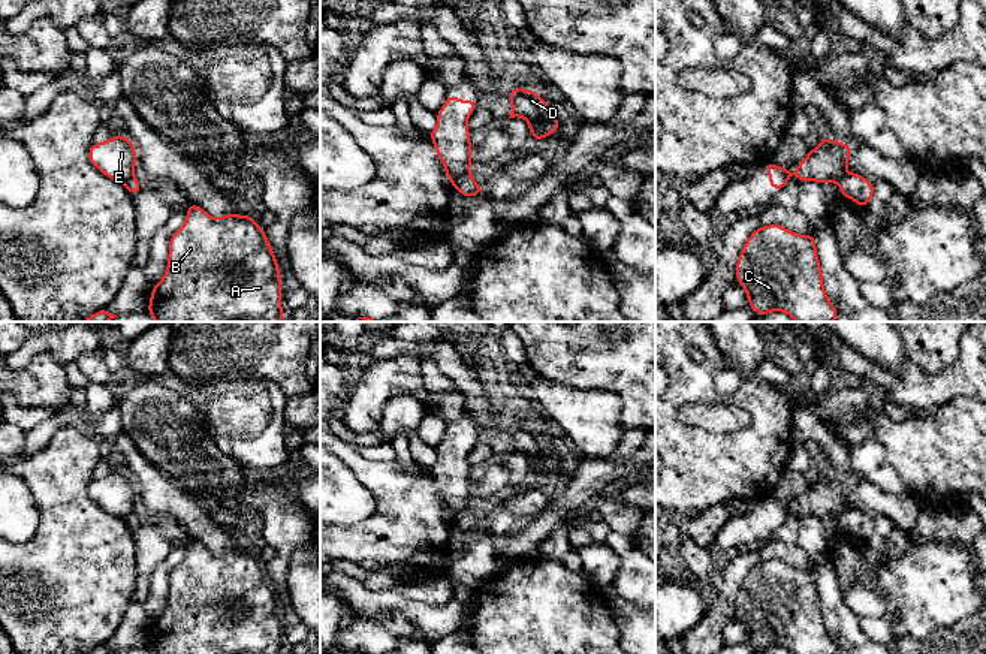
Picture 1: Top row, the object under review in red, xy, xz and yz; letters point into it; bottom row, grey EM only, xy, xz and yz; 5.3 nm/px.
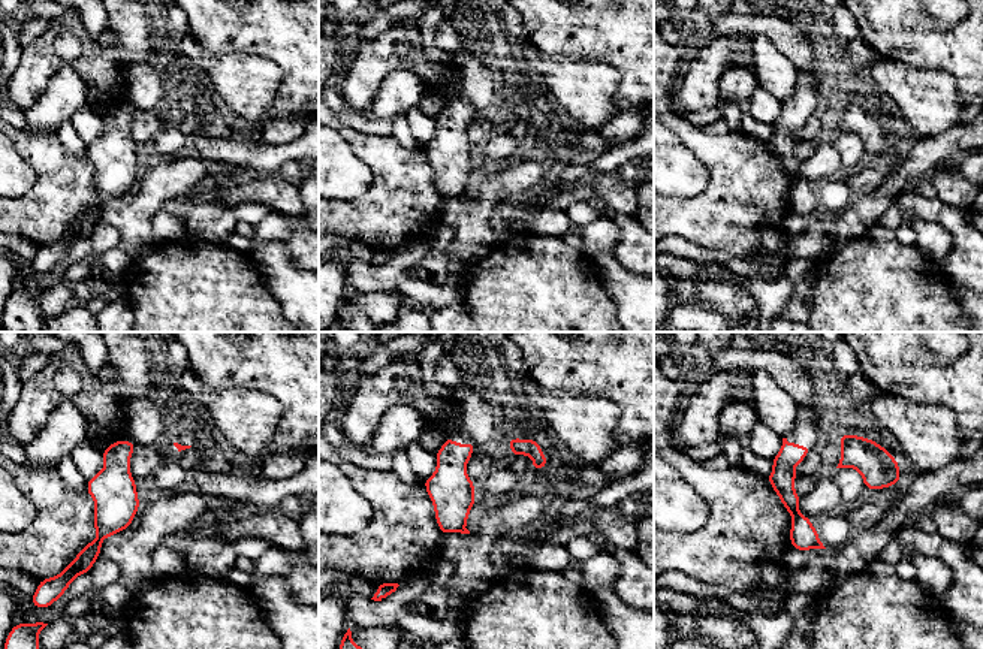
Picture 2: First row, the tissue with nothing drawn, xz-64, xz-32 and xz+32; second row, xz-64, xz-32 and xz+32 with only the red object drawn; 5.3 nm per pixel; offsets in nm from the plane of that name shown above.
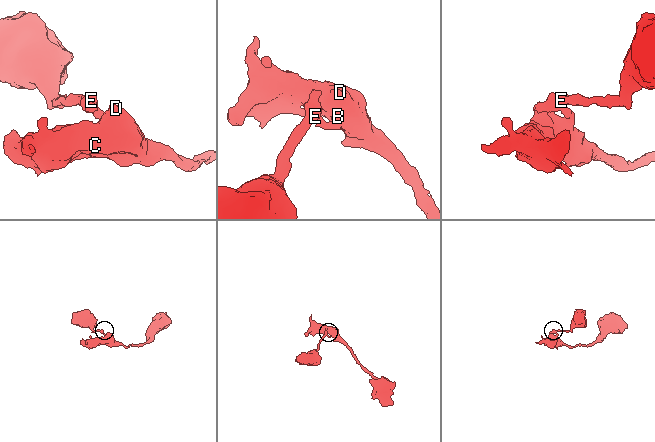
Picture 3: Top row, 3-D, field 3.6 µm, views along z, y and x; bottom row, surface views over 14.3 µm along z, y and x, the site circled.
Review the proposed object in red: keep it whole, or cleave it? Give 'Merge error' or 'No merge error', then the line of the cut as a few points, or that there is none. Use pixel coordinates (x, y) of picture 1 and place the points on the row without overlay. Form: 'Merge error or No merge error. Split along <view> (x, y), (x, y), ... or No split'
Merge error. Split along xz (469, 506), (455, 521)

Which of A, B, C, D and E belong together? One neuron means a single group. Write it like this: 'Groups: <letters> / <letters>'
Groups: A B C D / E

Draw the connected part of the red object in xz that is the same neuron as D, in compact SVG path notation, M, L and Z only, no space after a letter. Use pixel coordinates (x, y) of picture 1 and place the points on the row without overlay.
M509 425L512 447L509 453L524 453L530 461L531 473L542 476L555 468L561 459L558 450L545 438L545 434L533 425Z

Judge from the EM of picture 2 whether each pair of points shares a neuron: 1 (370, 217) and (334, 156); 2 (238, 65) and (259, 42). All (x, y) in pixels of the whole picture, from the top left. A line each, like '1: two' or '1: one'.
1: two
2: two

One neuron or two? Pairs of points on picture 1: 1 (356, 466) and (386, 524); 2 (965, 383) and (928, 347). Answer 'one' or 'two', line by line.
1: one
2: two

